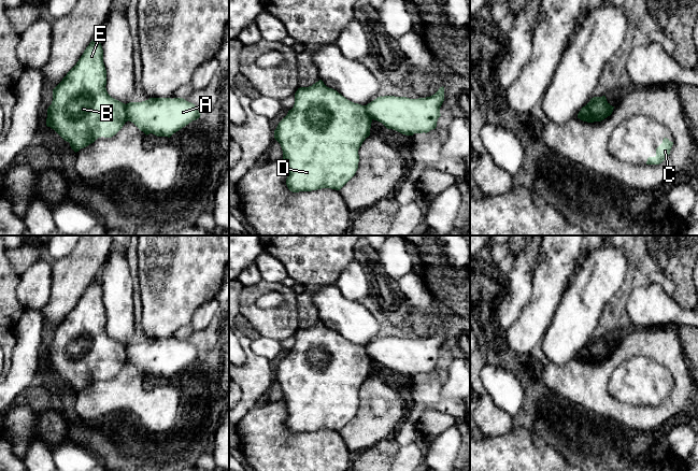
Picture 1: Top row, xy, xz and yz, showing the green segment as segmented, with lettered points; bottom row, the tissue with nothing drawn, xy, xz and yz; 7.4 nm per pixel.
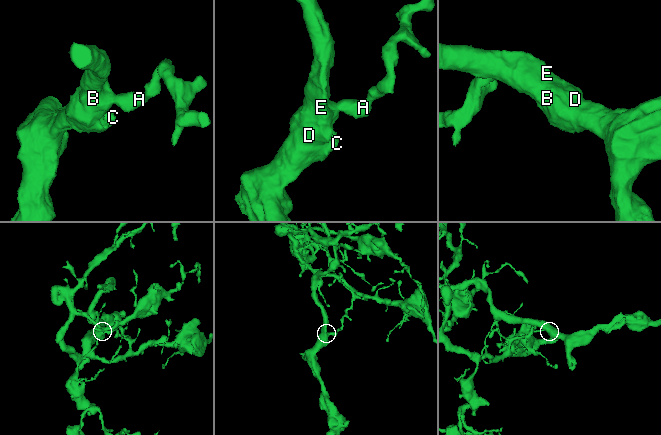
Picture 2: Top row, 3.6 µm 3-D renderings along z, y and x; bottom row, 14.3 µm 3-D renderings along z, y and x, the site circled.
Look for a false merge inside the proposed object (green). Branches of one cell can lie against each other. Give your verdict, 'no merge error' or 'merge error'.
merge error

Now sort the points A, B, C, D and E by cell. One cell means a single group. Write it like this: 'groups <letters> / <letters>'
groups A / B C D E

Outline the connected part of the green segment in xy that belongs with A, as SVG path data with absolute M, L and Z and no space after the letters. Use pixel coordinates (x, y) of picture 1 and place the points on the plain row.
M149 339L142 343L129 343L126 345L126 355L128 361L146 376L153 374L157 377L168 379L201 356L194 344L183 339Z

